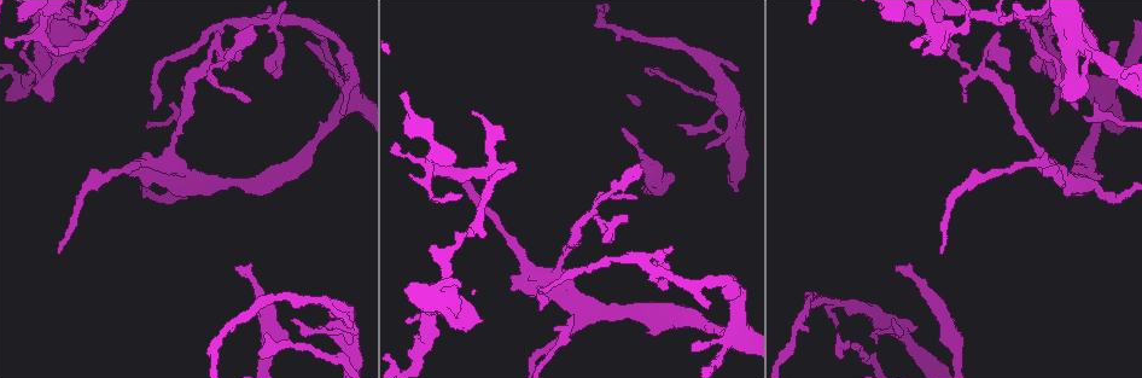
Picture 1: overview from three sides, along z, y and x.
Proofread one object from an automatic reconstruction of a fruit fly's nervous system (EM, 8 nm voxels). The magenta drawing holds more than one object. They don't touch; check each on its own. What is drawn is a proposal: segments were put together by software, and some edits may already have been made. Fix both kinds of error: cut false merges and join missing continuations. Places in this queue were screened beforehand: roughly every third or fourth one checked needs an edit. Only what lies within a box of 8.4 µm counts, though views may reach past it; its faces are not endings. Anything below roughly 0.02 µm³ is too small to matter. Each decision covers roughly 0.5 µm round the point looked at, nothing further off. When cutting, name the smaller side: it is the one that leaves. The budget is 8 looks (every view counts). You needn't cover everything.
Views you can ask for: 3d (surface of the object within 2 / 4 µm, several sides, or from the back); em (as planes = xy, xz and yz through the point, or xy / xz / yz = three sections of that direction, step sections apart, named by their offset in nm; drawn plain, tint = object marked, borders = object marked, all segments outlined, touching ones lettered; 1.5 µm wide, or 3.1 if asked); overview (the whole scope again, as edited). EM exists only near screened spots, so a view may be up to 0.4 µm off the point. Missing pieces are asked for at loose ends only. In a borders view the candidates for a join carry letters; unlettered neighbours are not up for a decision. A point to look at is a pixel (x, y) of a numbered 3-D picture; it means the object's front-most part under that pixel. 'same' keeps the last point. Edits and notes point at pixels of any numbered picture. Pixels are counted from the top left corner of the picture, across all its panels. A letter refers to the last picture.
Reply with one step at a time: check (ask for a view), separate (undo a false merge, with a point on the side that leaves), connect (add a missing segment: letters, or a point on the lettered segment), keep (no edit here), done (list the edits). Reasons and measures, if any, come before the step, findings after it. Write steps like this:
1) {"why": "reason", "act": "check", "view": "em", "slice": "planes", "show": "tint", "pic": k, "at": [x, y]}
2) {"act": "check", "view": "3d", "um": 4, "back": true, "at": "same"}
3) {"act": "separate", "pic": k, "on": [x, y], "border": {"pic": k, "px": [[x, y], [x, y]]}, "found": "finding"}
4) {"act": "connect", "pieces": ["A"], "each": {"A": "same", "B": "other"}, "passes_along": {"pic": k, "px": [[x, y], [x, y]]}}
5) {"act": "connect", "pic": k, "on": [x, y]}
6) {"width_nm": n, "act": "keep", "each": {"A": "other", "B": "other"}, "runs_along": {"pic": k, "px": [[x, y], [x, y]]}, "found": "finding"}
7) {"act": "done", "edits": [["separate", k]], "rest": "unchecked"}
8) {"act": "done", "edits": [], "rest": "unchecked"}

{"why": "branch stops here", "act": "check", "view": "em", "slice": "xy", "step": 8, "show": "tint", "pic": 1, "at": [622, 128]}

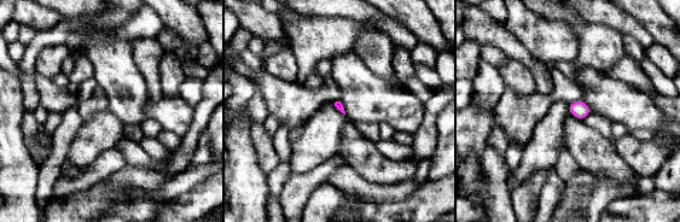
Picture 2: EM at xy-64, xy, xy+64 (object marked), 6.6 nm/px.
{"why": "another direction", "act": "check", "view": "em", "slice": "planes", "show": "borders", "at": "same"}

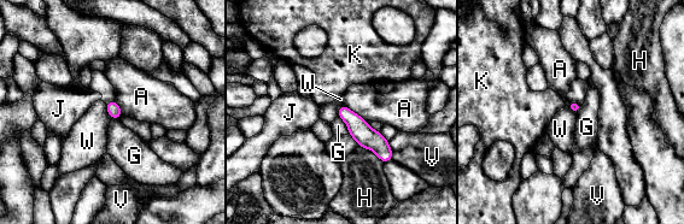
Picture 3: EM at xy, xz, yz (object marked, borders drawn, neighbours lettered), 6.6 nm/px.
{"longest_contact_nm": ["H", 220], "act": "keep", "each": {"A": "other", "G": "other", "H": "other", "J": "other", "K": "other", "V": "other", "W": "other"}, "runs_along": {"pic": 3, "px": [[342, 108], [387, 158]]}, "found": "none of them fits"}

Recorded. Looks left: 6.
{"why": "an open end", "act": "check", "view": "3d", "um": 2, "pic": 1, "at": [1070, 101]}

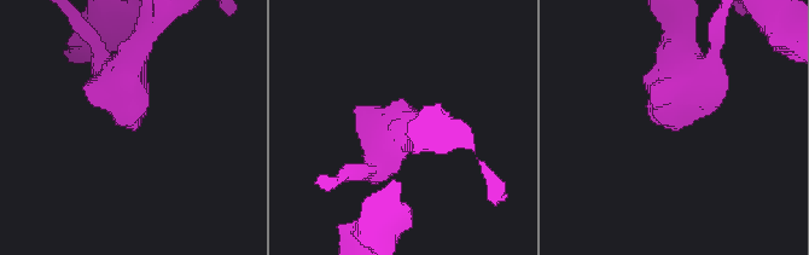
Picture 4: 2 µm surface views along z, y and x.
{"why": "now the EM", "act": "check", "view": "em", "slice": "planes", "show": "borders", "pic": 4, "at": [677, 130]}

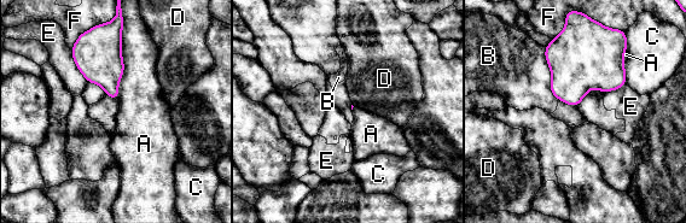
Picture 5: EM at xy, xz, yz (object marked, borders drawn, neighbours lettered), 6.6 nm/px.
{"act": "keep", "each": {"A": "other", "B": "other", "C": "other", "D": "other", "E": "other", "F": "other"}, "border": {"pic": 5, "px": [[122, 28], [123, 75], [117, 99]]}, "found": "none of them fits"}

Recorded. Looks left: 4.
{"act": "check", "view": "em", "slice": "xz", "step": 8, "show": "tint", "pic": 1, "at": [692, 350]}

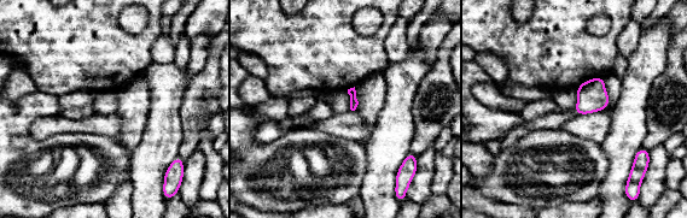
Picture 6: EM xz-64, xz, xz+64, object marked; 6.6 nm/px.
{"act": "check", "view": "em", "slice": "planes", "show": "borders", "at": "same"}

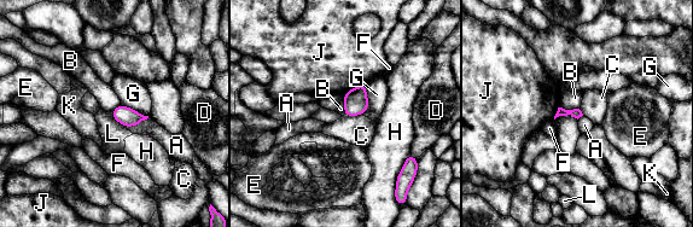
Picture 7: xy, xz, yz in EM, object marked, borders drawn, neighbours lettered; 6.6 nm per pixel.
{"longest_contact_nm": ["G", 200], "act": "keep", "each": {"A": "other", "B": "other", "C": "other", "D": "other", "E": "other", "F": "other", "G": "other", "H": "other", "J": "other", "K": "other", "L": "other"}, "found": "no lettered segment goes on from it"}

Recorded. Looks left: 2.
{"act": "done", "edits": [], "rest": "unchecked"}

